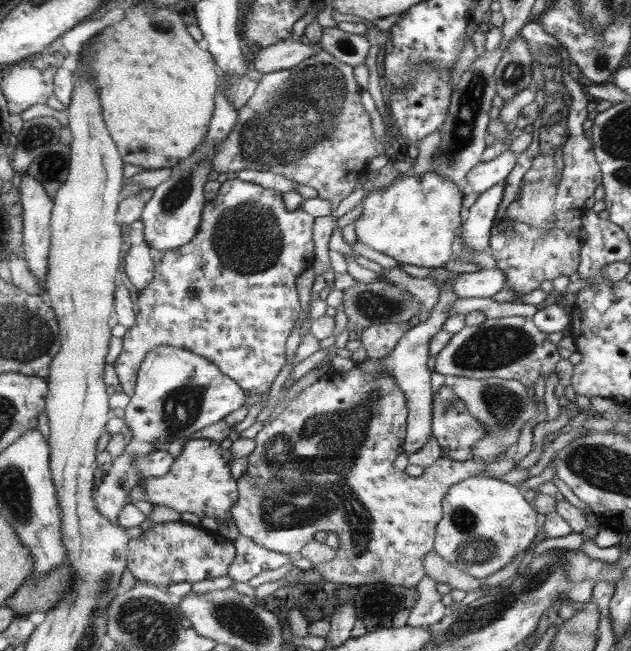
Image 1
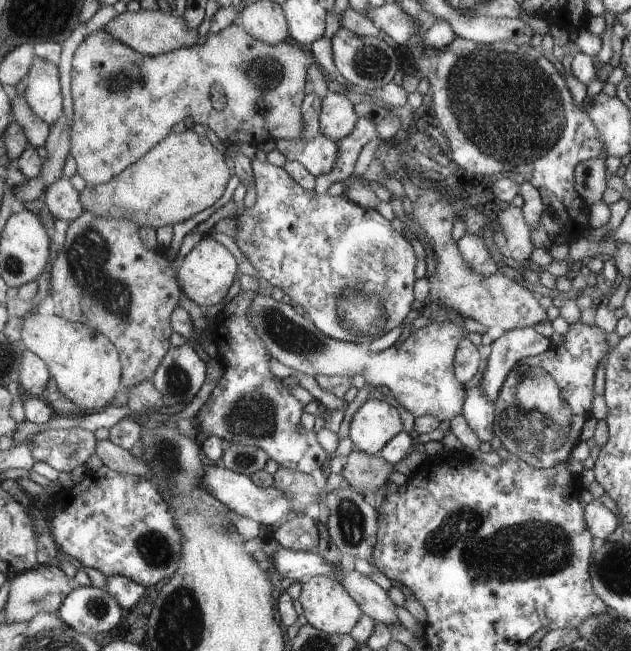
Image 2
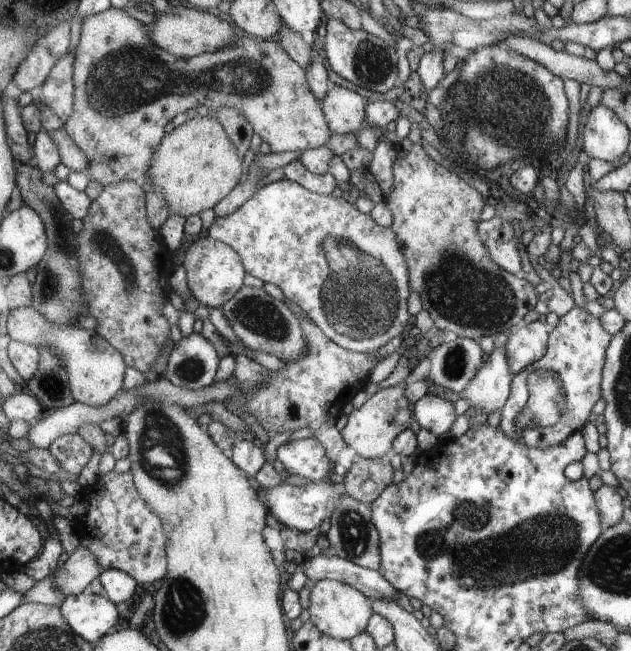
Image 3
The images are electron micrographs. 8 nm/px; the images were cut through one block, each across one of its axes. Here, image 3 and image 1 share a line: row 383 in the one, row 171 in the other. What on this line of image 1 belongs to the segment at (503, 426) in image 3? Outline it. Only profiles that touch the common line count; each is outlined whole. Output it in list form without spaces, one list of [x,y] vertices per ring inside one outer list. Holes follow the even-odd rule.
[[[536,20],[525,24],[519,34],[528,42],[528,48],[534,56],[532,78],[536,82],[536,98],[539,111],[532,118],[535,127],[532,143],[517,156],[516,166],[508,175],[503,191],[502,203],[498,207],[496,220],[490,236],[489,252],[496,262],[496,267],[507,275],[506,288],[515,291],[516,298],[536,288],[542,281],[551,281],[562,275],[570,277],[579,268],[581,244],[579,231],[585,212],[585,202],[590,199],[601,184],[601,170],[596,160],[593,146],[584,133],[584,120],[587,119],[586,106],[591,100],[585,91],[584,81],[576,81],[570,75],[570,57],[568,51],[561,48],[556,37],[546,33]]]

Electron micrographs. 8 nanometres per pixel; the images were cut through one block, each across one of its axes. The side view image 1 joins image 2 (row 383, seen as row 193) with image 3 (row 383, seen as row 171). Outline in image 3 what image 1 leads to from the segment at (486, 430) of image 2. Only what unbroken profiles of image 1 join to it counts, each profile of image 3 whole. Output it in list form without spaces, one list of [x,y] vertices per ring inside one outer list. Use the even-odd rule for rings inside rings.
[[[504,346],[496,348],[470,380],[468,388],[459,393],[460,398],[466,399],[470,408],[486,412],[486,416],[500,412],[508,400],[514,376],[506,360]]]

